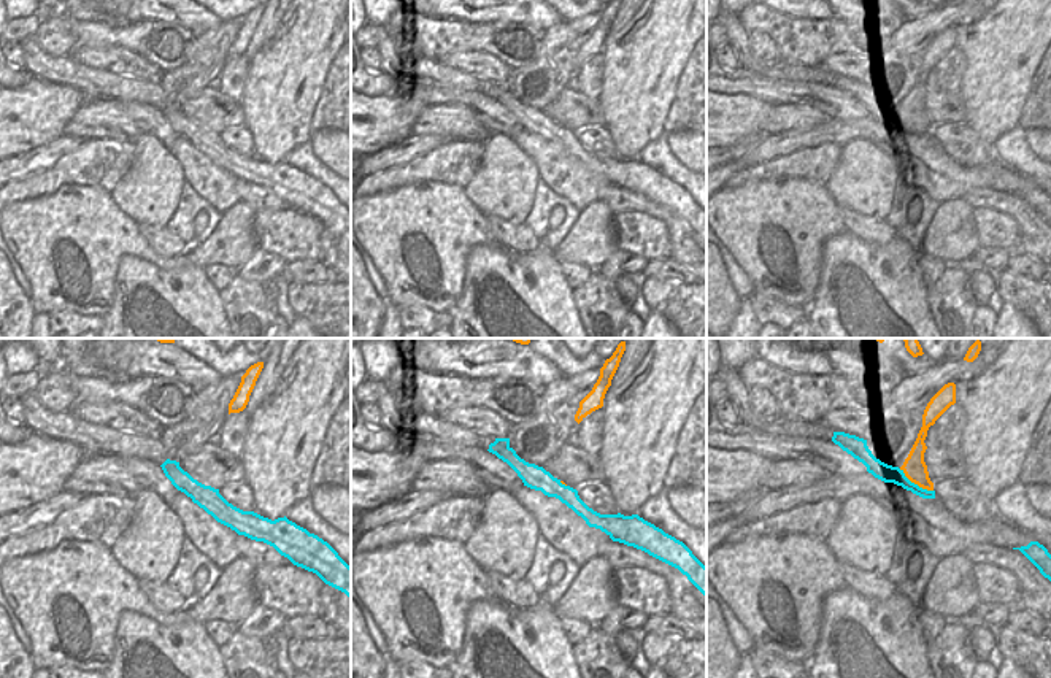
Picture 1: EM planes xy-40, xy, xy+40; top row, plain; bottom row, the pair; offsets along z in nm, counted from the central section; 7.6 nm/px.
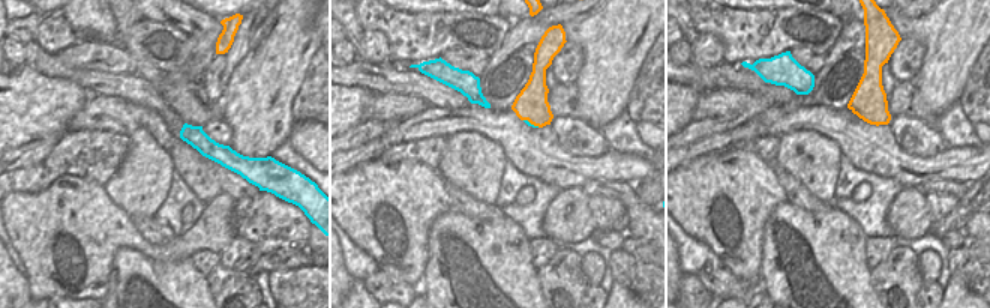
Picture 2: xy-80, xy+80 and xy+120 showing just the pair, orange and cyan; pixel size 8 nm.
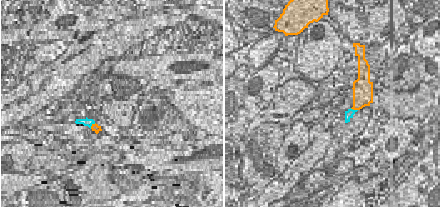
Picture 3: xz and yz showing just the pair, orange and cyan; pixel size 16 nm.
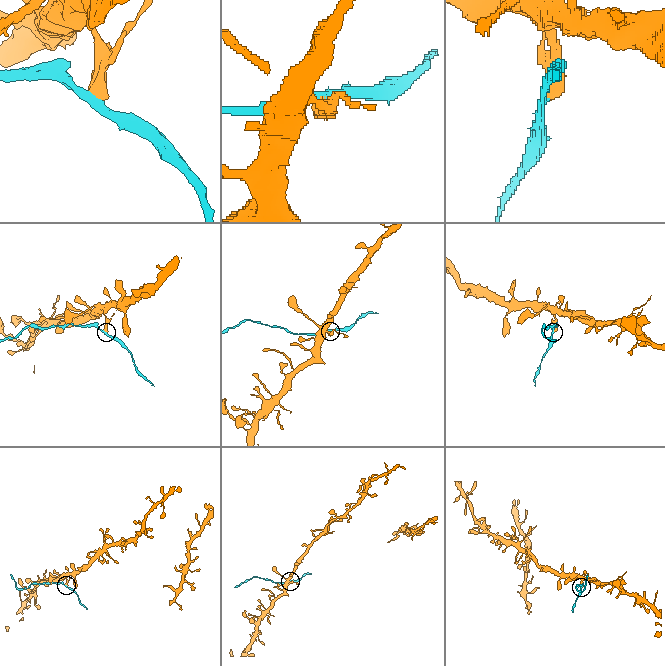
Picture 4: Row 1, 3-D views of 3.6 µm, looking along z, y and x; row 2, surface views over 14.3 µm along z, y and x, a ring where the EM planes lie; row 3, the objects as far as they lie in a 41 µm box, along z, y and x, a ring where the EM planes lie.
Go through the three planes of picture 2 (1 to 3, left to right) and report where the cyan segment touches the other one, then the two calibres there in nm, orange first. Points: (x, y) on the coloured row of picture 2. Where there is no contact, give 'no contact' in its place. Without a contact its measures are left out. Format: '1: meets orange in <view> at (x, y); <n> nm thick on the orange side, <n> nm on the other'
1: no contact
2: meets orange in xy+80 at (531, 123); 260 nm thick on the orange side, 30 nm on the other
3: no contact

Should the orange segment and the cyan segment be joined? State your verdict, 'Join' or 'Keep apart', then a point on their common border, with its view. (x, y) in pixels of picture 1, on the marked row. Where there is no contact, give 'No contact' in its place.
Keep apart. Touches orange at xy+40 (916, 483)

